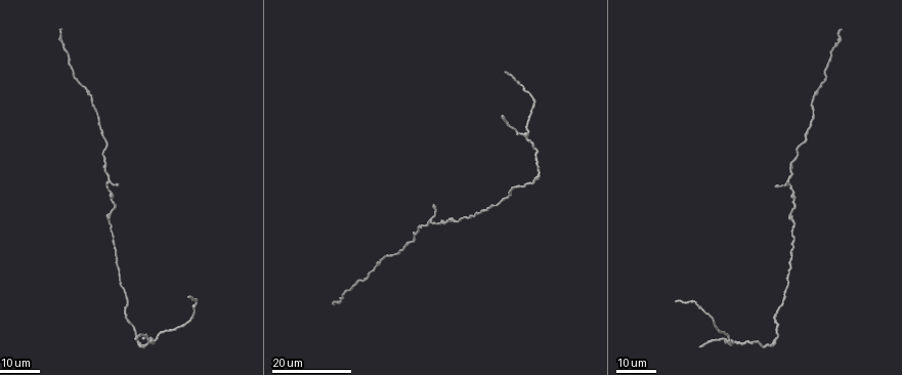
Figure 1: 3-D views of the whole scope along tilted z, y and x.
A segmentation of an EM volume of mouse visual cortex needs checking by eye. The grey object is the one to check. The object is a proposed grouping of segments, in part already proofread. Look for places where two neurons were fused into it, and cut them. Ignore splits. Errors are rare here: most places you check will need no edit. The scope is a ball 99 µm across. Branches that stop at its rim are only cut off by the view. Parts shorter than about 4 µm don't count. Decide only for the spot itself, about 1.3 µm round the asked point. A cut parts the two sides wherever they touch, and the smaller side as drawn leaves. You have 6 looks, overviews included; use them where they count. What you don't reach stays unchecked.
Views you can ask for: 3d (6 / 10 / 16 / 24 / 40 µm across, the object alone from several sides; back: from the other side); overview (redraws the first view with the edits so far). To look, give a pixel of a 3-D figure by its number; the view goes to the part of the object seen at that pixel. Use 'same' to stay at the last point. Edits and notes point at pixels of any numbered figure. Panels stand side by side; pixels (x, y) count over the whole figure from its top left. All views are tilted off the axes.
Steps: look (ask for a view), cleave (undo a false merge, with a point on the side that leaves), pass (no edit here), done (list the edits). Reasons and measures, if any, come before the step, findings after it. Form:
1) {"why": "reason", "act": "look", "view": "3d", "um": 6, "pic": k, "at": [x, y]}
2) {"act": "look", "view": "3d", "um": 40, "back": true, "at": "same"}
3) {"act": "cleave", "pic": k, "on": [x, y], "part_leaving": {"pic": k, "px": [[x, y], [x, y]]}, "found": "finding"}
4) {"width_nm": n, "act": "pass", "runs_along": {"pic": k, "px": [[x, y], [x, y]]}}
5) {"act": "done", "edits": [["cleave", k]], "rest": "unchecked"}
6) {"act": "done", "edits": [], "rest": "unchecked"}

{"why": "arms part here", "act": "look", "view": "3d", "um": 16, "pic": 1, "at": [526, 132]}

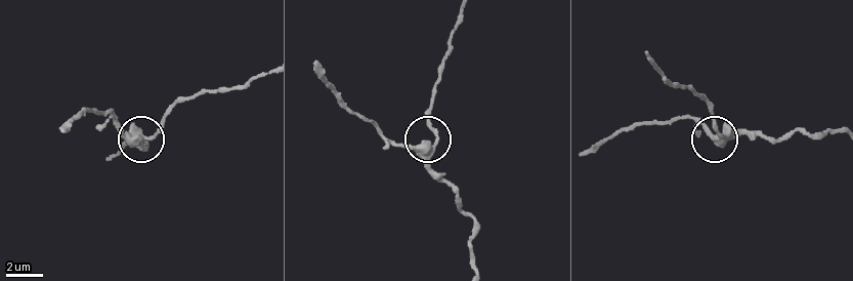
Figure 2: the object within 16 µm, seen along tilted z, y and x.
{"act": "look", "view": "3d", "um": 10, "pic": 2, "at": [141, 137]}

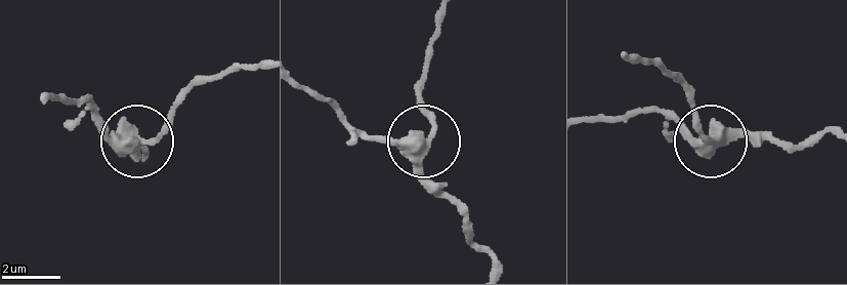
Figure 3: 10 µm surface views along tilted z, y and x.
{"arms": 3, "act": "cleave", "pic": 3, "on": [172, 118], "part_leaving": {"pic": 3, "px": [[140, 136], [158, 133], [199, 84], [233, 65], [259, 63]]}, "found": "a second neuron is stuck on"}

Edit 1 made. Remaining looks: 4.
{"act": "look", "view": "overview"}

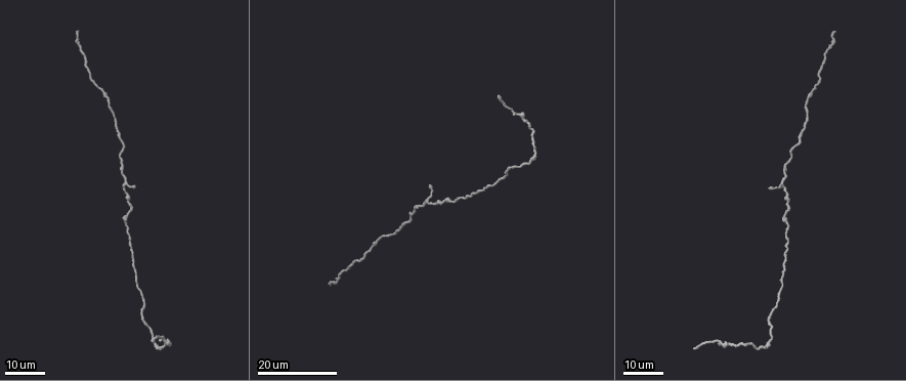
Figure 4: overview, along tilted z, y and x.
{"act": "look", "view": "3d", "um": 16, "pic": 4, "at": [468, 196]}

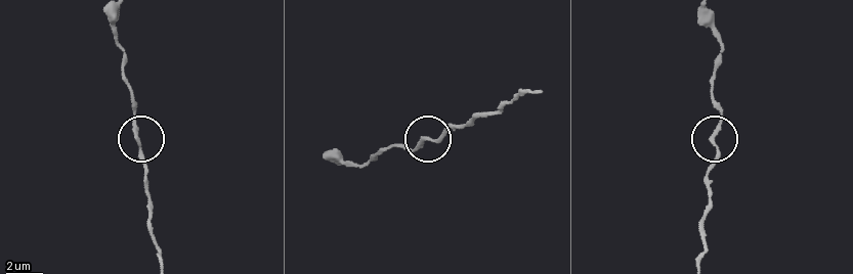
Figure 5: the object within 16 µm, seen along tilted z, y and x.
{"act": "look", "view": "3d", "um": 10, "pic": 5, "at": [137, 142]}

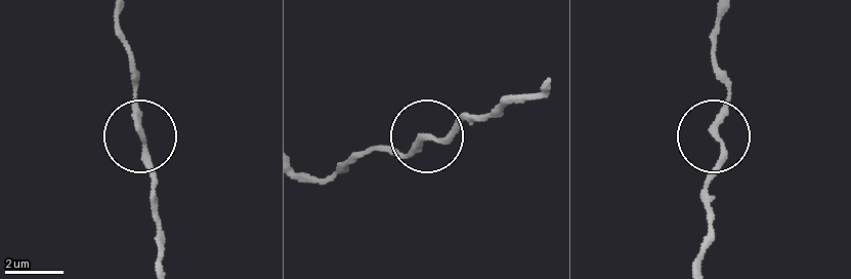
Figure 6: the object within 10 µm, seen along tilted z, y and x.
{"act": "pass", "runs_along": {"pic": 6, "px": [[426, 136], [443, 142], [460, 119], [478, 114]]}, "found": "continuous, no second neuron"}

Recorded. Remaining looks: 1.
{"act": "done", "edits": [["cleave", 3]], "rest": "unchecked"}

